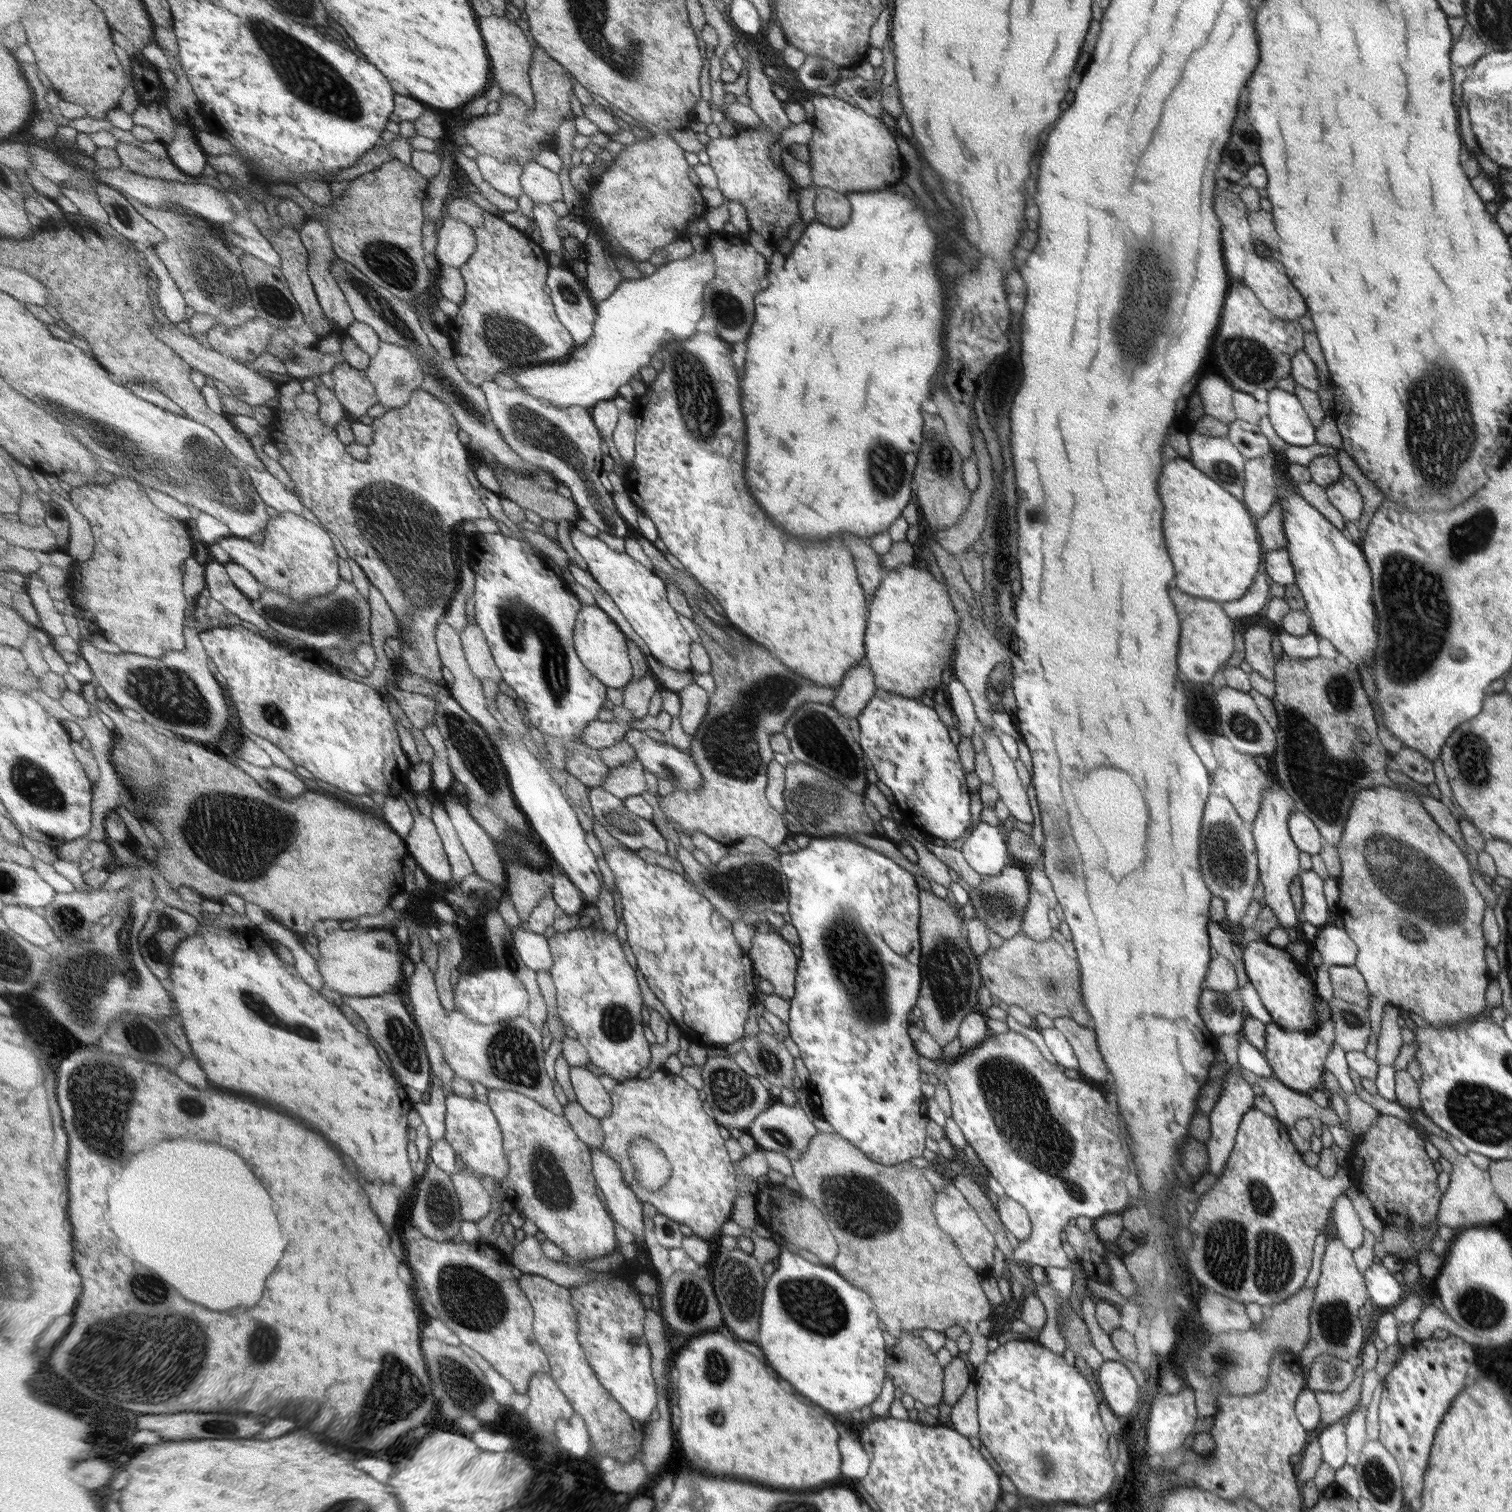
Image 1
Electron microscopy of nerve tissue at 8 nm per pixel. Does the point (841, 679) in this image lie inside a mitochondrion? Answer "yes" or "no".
no

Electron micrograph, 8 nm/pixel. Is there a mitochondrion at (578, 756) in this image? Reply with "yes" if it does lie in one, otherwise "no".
no

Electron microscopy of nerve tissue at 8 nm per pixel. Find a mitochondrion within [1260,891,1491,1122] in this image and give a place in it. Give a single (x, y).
(1352, 1018)

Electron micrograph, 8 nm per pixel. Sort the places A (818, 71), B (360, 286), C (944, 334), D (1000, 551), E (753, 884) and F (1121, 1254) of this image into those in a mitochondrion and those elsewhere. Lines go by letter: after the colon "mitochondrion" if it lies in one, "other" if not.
A: mitochondrion
B: mitochondrion
C: other
D: mitochondrion
E: mitochondrion
F: other

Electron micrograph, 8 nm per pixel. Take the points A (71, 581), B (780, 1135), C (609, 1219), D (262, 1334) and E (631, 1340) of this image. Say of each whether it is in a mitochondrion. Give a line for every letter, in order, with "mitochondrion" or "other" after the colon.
A: other
B: mitochondrion
C: other
D: mitochondrion
E: mitochondrion

